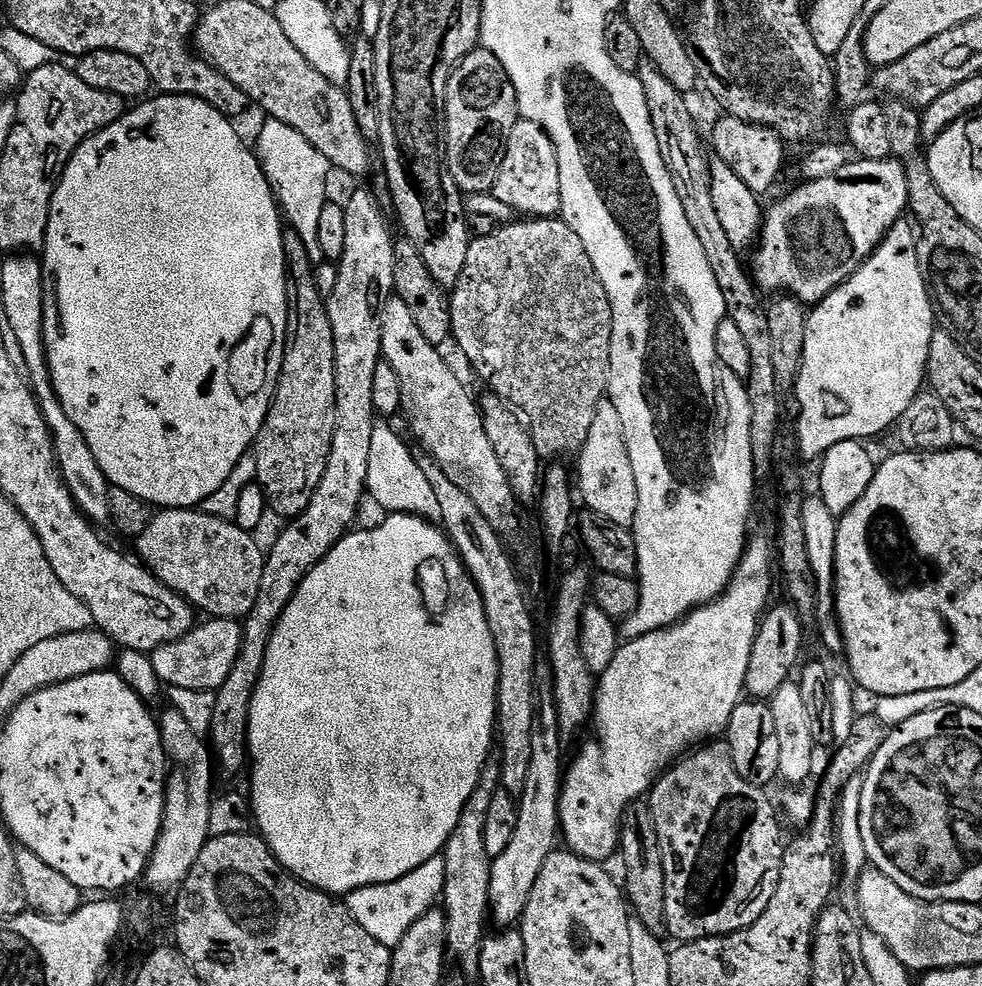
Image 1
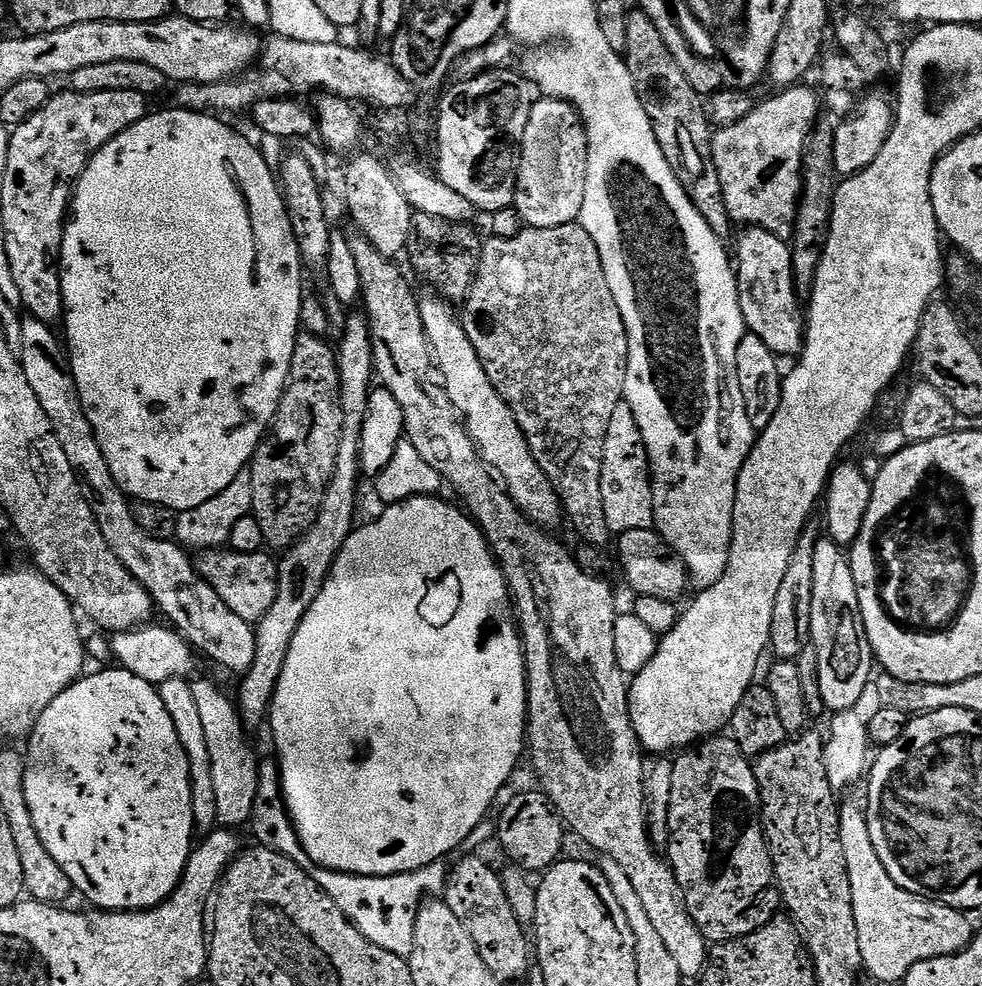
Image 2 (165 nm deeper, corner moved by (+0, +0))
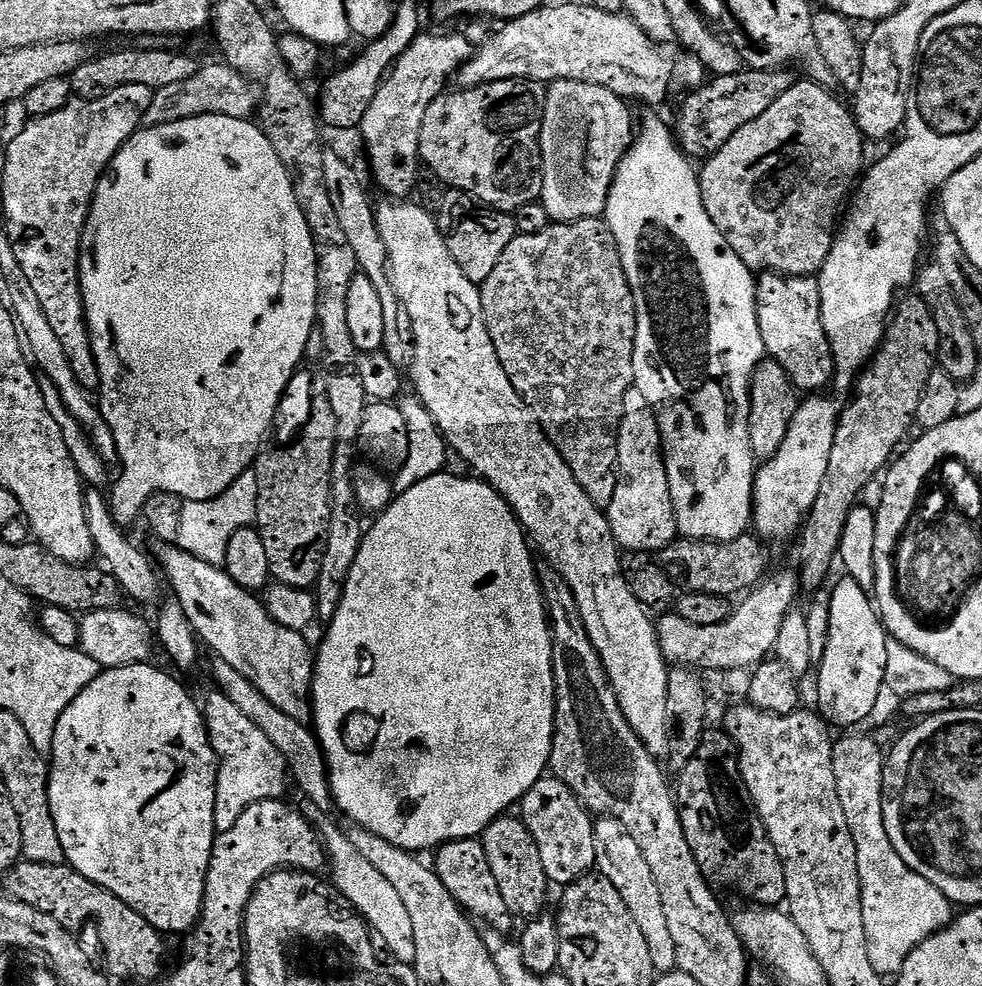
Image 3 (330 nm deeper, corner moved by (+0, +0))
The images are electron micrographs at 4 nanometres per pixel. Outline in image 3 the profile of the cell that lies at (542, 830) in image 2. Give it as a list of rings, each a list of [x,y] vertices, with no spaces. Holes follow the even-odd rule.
[[[545,775],[534,782],[534,786],[530,786],[528,793],[520,799],[518,816],[534,838],[542,870],[551,883],[553,880],[559,886],[570,885],[595,865],[596,854],[592,850],[593,817],[580,799],[555,776]]]

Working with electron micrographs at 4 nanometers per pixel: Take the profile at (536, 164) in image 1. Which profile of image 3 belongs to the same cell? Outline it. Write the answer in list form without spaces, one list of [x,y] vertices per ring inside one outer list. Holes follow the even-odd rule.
[[[555,80],[547,85],[548,93],[542,96],[542,111],[540,114],[540,150],[538,153],[538,200],[544,203],[544,212],[552,222],[561,224],[573,224],[576,220],[595,220],[603,217],[604,206],[608,201],[608,190],[612,185],[612,179],[616,176],[616,167],[620,164],[621,157],[634,139],[634,120],[632,124],[632,112],[628,109],[629,101],[612,93],[610,89],[601,85],[592,85],[590,82]]]

